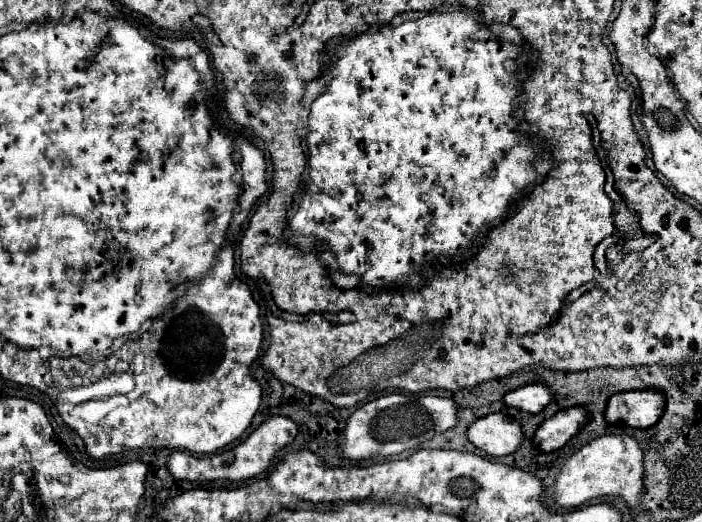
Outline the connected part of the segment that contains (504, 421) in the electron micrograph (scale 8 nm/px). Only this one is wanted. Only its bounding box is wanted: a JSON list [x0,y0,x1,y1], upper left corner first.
[467,414,521,456]

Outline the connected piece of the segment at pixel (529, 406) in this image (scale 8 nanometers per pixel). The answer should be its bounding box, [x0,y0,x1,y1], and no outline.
[503,384,551,414]

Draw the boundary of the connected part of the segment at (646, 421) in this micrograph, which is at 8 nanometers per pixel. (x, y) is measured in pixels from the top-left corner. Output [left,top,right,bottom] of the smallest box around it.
[607,392,663,428]

